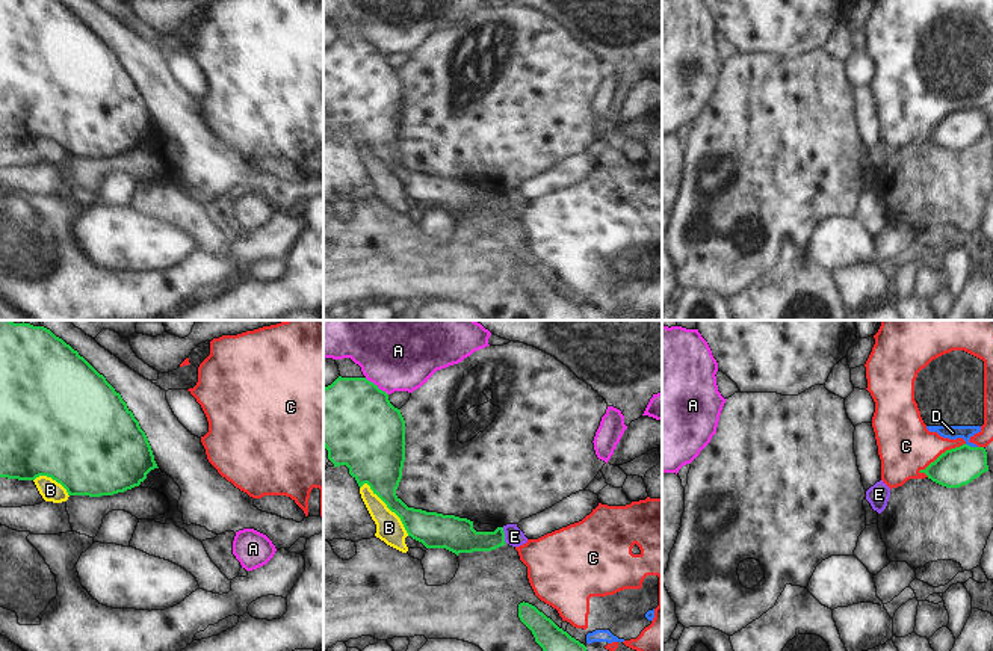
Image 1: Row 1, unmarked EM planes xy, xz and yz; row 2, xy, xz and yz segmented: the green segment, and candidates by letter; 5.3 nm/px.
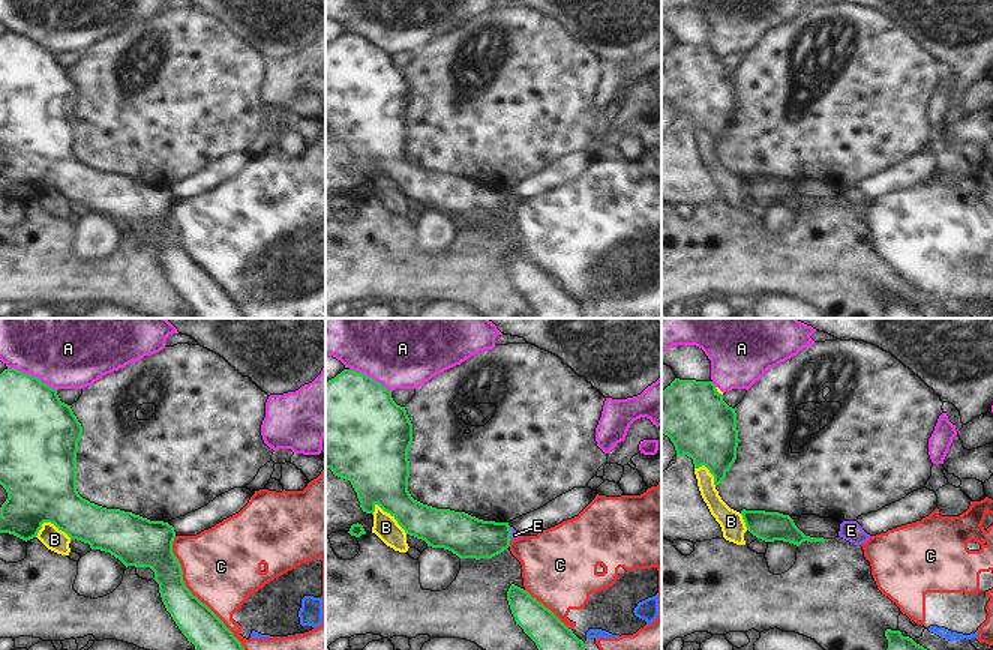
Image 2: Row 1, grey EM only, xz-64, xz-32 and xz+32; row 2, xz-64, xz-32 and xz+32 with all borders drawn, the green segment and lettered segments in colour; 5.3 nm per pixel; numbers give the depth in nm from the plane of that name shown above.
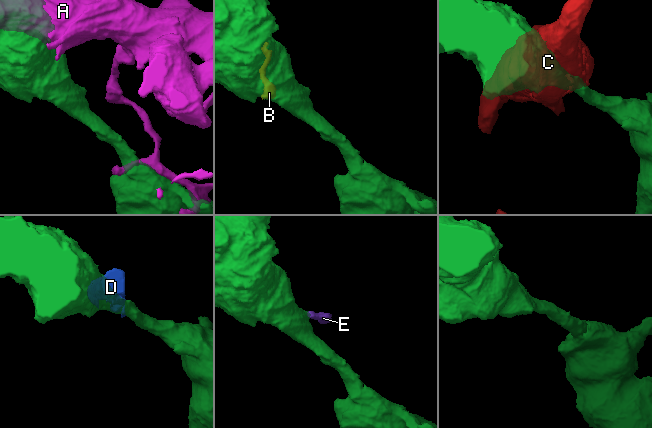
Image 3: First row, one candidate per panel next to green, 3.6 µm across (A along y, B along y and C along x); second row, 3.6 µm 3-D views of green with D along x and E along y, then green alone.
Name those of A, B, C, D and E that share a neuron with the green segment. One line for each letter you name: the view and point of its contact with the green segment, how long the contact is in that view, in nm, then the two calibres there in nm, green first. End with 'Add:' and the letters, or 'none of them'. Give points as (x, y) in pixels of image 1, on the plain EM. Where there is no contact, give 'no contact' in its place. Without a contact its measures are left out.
Add: none of them

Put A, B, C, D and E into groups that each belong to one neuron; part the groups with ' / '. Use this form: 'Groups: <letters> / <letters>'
Groups: A B / C D / E.

